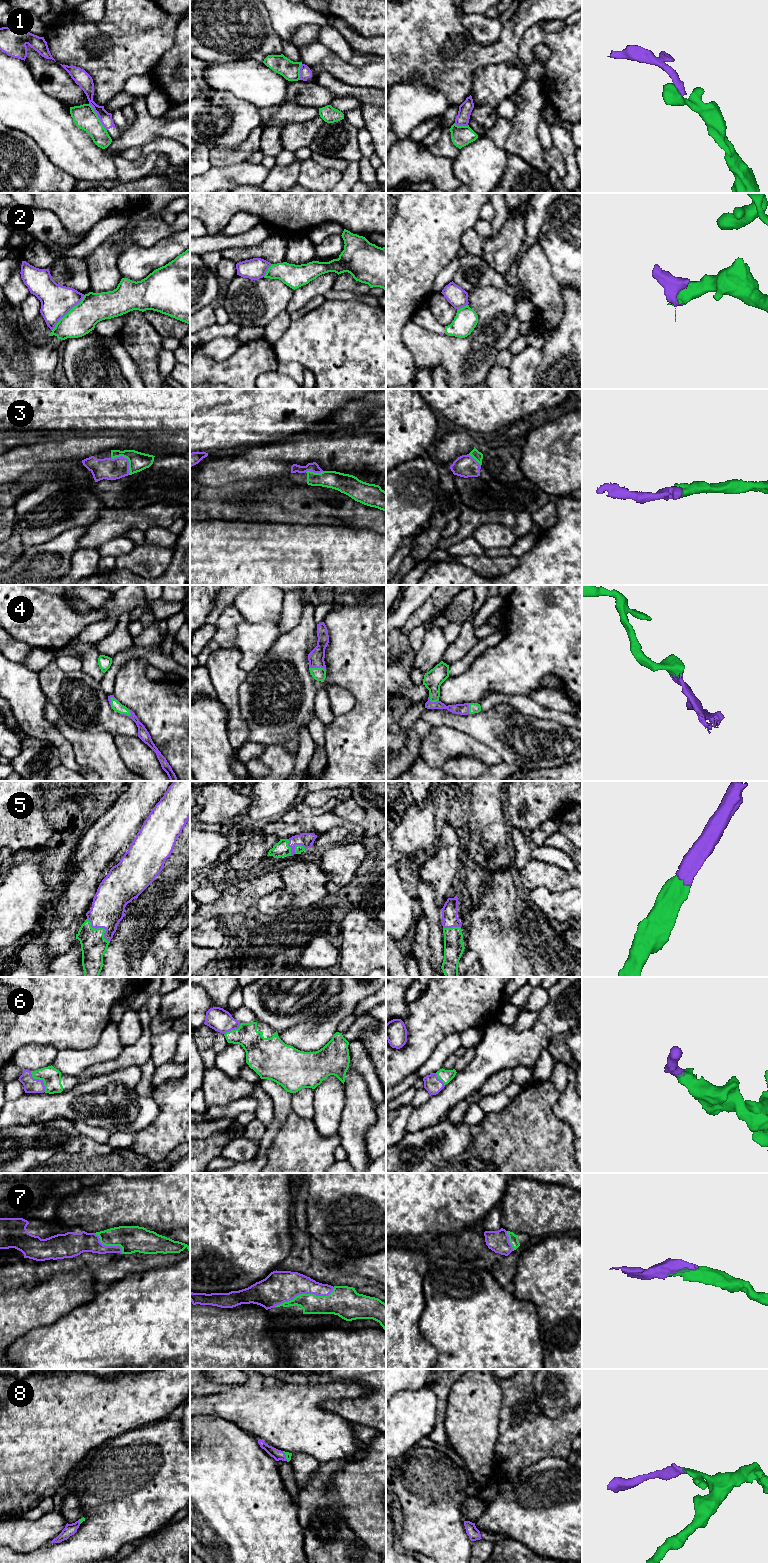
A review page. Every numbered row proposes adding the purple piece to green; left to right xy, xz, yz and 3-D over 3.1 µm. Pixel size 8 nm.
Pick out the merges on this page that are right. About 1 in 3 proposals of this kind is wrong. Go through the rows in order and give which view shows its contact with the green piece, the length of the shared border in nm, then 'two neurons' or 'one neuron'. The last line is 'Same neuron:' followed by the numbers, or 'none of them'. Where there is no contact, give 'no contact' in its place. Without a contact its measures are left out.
1: contact in xy; length 260 nm; two neurons
2: contact in xy; length 400 nm; two neurons
3: contact in xy; length 200 nm; one neuron
4: contact in xy; length 80 nm; one neuron
5: contact in xy; length 260 nm; one neuron
6: contact in xy; length 200 nm; one neuron
7: contact in xz; length 500 nm; one neuron
8: contact in xz; length 90 nm; one neuron
Same neuron: 3, 4, 5, 6, 7, 8

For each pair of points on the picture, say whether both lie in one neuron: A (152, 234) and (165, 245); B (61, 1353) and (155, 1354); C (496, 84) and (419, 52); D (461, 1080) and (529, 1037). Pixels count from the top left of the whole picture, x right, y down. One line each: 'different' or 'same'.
A: different
B: same
C: different
D: same

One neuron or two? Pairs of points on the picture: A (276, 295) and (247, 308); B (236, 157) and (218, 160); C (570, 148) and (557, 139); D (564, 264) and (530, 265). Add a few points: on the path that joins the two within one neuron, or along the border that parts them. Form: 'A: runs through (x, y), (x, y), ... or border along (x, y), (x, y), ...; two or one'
A: runs through (269, 300), (254, 305); one
B: runs through (232, 157), (222, 157); one
C: runs through (567, 146), (560, 139); one
D: border along (539, 243), (550, 265), (552, 276), (560, 285); two

